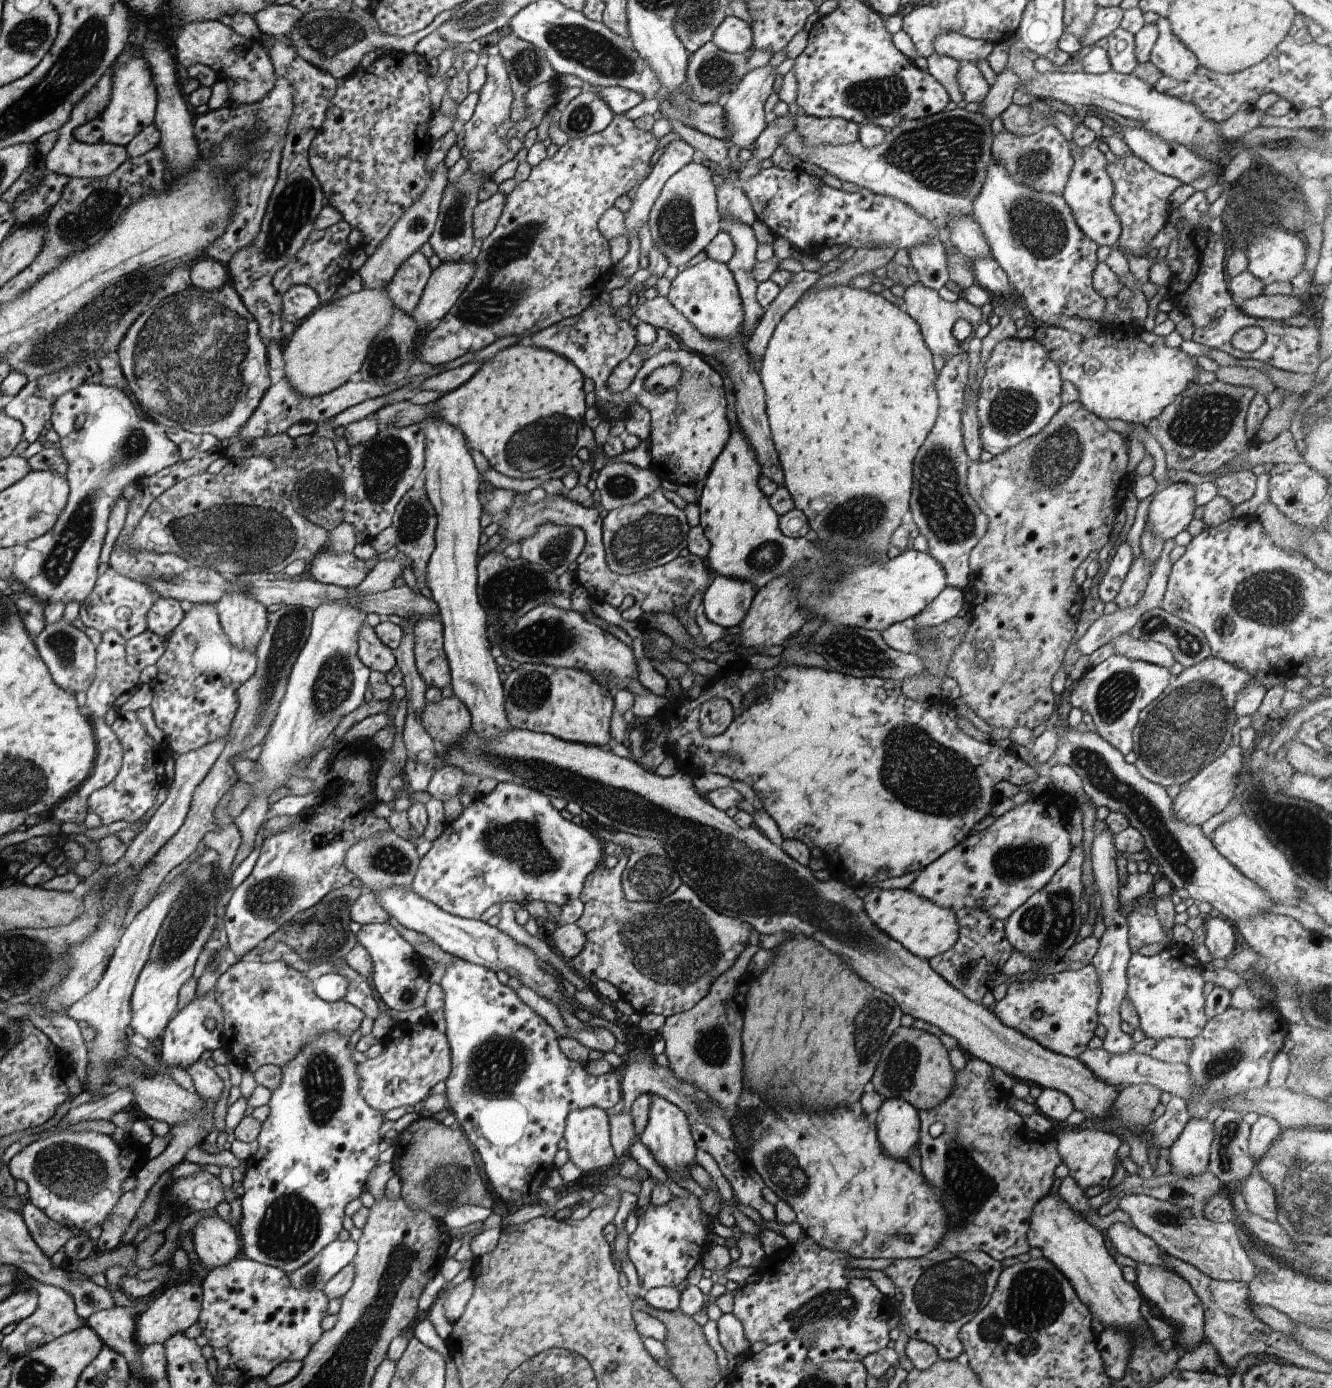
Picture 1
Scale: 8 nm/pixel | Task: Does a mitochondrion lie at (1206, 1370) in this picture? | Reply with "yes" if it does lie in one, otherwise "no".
no

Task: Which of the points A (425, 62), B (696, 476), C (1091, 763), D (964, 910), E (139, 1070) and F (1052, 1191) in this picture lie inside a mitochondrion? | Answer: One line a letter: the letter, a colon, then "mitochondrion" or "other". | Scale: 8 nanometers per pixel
A: other
B: other
C: mitochondrion
D: other
E: mitochondrion
F: other

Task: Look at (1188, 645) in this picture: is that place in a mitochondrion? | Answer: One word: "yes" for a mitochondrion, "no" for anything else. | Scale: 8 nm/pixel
yes

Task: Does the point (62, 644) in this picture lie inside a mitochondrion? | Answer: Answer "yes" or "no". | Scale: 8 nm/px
yes

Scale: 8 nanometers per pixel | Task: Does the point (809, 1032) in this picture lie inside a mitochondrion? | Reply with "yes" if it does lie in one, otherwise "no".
no

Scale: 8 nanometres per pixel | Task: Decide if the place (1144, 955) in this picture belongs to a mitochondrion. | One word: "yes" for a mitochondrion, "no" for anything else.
no

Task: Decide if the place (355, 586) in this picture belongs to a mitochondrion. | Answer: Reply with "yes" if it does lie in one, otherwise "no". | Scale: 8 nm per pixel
no

